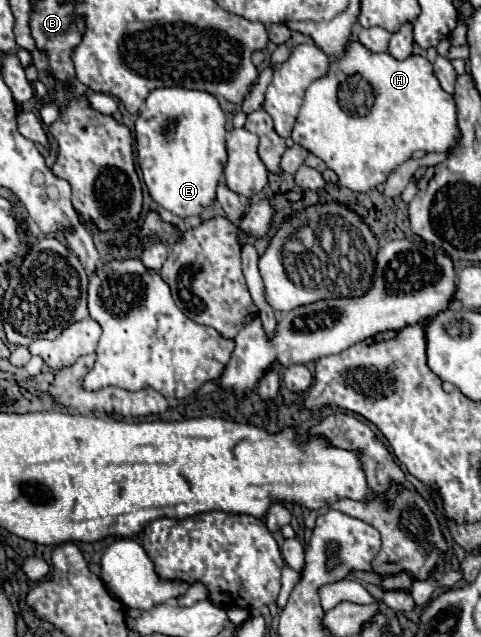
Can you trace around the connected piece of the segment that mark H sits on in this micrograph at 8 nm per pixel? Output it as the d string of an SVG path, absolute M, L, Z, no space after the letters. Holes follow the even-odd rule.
M355 40L349 42L347 52L341 60L333 60L329 74L321 80L315 80L307 88L303 106L299 110L293 128L295 144L319 156L339 176L339 184L355 192L369 192L377 184L383 184L387 180L387 174L395 170L399 164L407 162L415 150L425 150L425 152L451 150L455 146L457 134L459 130L457 130L455 100L451 94L443 92L431 68L431 62L427 58L413 54L407 60L395 60L387 52L373 54ZM351 72L359 72L371 84L371 88L375 88L375 104L371 106L371 112L367 112L367 116L347 116L347 112L339 108L339 100L335 100L335 92L339 90L339 84L343 84L343 80L347 80Z

